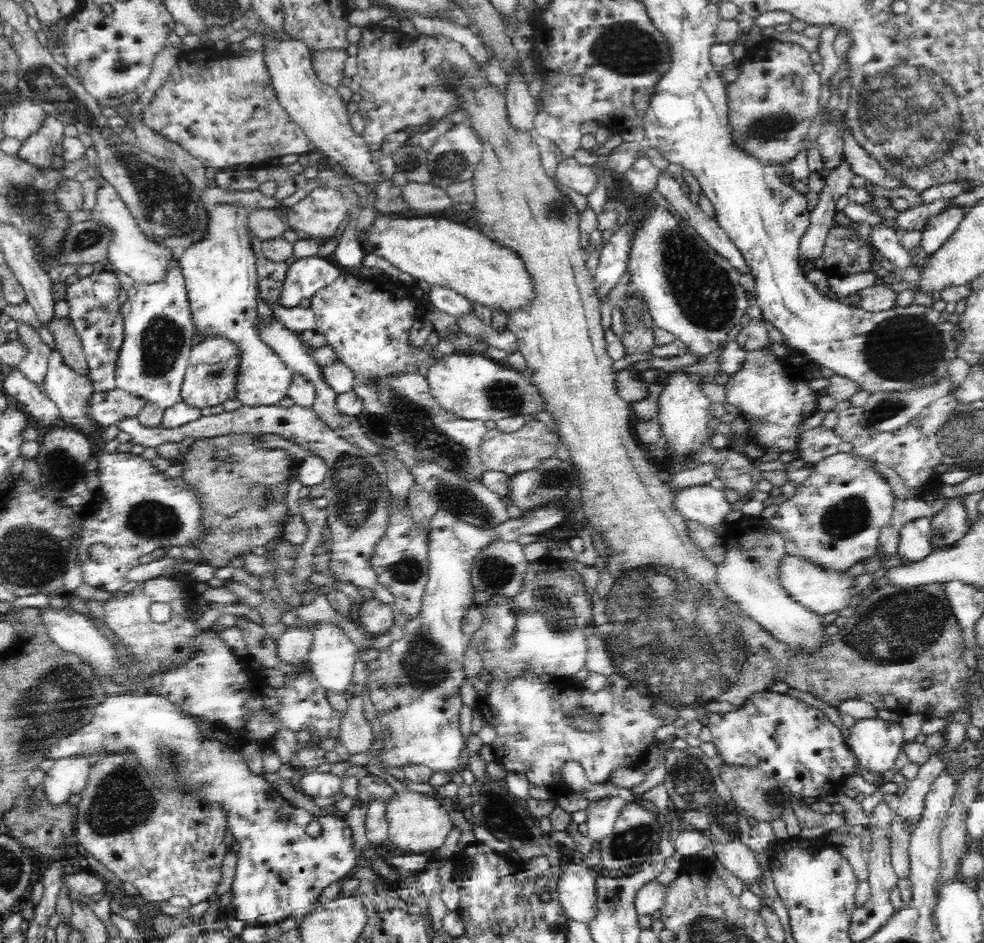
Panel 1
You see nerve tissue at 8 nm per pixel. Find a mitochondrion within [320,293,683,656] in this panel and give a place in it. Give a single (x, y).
(357, 486)

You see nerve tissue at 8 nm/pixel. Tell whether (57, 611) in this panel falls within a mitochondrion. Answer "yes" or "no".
no

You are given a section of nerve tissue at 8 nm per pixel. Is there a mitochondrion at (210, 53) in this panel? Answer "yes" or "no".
no

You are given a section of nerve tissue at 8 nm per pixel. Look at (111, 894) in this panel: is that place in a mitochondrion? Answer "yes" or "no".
no

